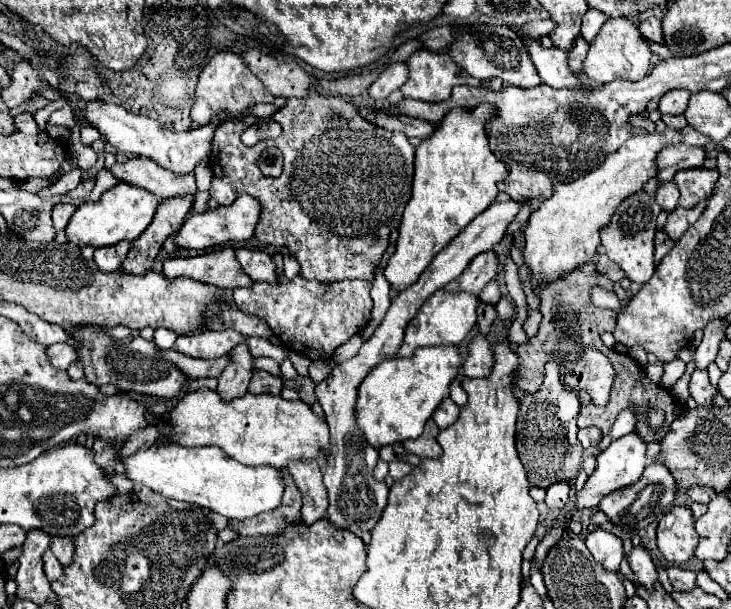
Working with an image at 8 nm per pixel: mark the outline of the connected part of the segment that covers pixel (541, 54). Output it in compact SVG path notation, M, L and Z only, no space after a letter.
M526 40L530 58L544 84L552 88L588 88L570 68L566 52L560 48L542 48L538 40Z

